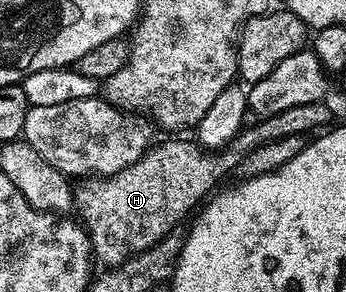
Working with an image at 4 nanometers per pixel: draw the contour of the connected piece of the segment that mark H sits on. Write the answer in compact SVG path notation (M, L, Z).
M308 104L284 109L284 113L276 113L267 119L259 118L254 121L258 123L251 127L243 126L234 140L221 149L203 149L197 142L189 143L182 139L186 137L170 137L167 143L158 143L155 147L153 144L135 163L116 173L79 178L73 188L72 207L74 211L78 210L77 218L88 232L93 254L105 253L106 239L123 247L126 253L146 251L162 242L162 238L171 234L177 228L174 226L190 210L193 212L223 182L221 179L225 175L235 174L238 164L245 155L252 153L252 149L280 137L313 132L318 129L318 115L326 115L322 106L311 107Z

